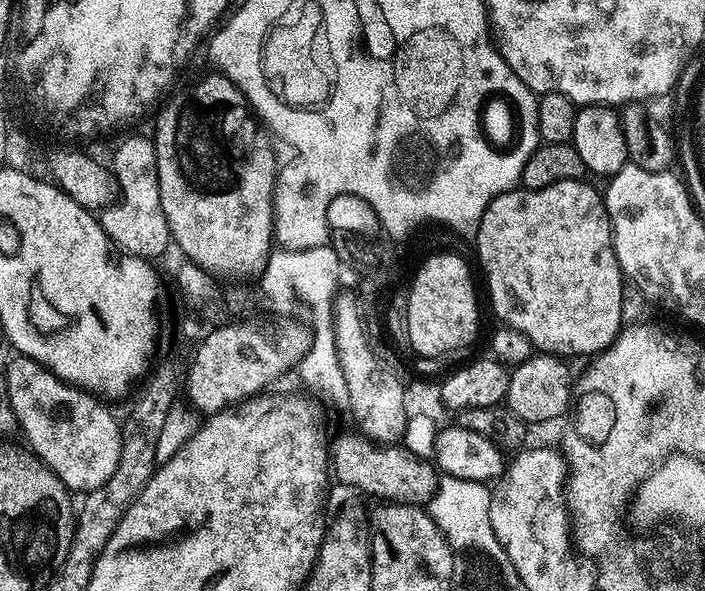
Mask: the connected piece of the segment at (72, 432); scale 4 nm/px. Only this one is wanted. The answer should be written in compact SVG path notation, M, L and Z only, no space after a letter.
M19 354L13 357L8 364L8 369L2 372L2 379L8 384L12 413L16 415L19 431L24 431L23 439L27 447L31 448L37 458L73 493L93 492L106 482L106 478L110 478L110 474L114 474L118 466L118 458L122 450L121 421L115 420L111 410L104 405L107 403L93 393L77 388L74 384L67 384L65 380L55 376L49 368L42 367L37 360Z

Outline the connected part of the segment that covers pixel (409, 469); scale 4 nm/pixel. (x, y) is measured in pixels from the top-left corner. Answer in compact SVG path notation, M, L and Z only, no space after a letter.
M359 434L335 437L330 448L330 468L344 484L358 488L368 496L382 496L393 504L427 505L440 485L441 477L431 459L403 446L379 446Z

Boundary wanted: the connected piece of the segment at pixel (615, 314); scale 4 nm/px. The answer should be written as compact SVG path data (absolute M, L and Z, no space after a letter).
M583 179L563 180L554 182L545 188L520 186L511 192L503 192L490 202L490 206L486 206L486 210L482 214L480 229L477 230L474 237L476 252L480 255L480 264L484 267L485 278L488 279L488 296L492 299L492 308L496 311L497 318L509 328L522 330L522 334L526 334L526 338L530 338L533 349L561 358L569 358L568 356L595 357L604 349L609 348L622 331L622 286L626 277L620 270L620 263L612 245L612 227L602 192L594 188L591 183L584 183Z

